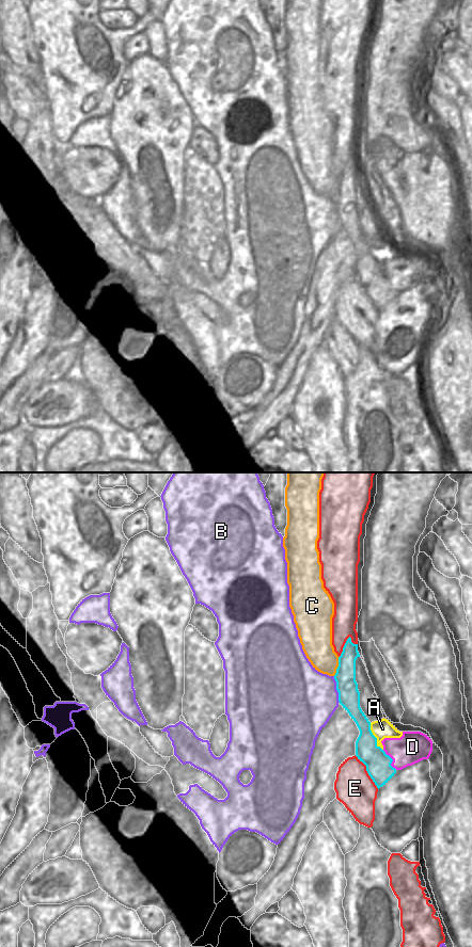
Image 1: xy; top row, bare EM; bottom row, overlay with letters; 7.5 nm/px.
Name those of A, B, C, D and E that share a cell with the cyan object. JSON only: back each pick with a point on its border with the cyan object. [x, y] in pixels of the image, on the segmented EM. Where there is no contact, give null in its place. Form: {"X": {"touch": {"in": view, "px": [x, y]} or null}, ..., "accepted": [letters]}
{"accepted": []}

